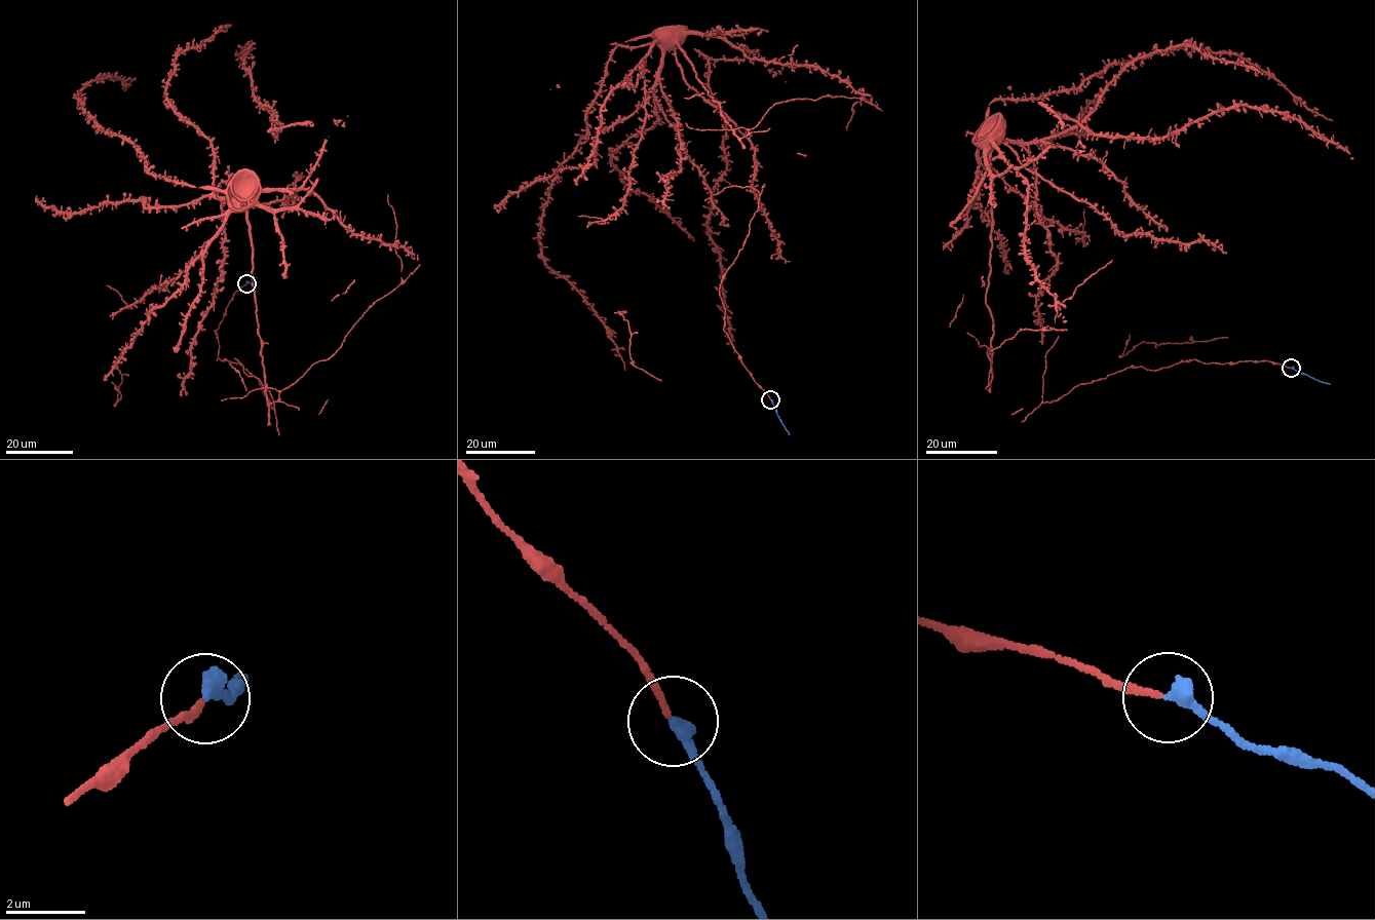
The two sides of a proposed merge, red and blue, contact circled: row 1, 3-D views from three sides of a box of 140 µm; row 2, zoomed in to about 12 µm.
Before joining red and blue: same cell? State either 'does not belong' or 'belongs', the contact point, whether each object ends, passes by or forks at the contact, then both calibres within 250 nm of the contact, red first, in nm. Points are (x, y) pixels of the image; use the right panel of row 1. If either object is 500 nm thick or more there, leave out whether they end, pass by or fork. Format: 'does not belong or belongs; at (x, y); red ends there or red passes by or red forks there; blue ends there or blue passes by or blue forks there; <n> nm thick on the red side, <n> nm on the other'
belongs; at (1291, 368); red ends there; blue ends there; 150 nm thick on the red side, 400 nm on the other

